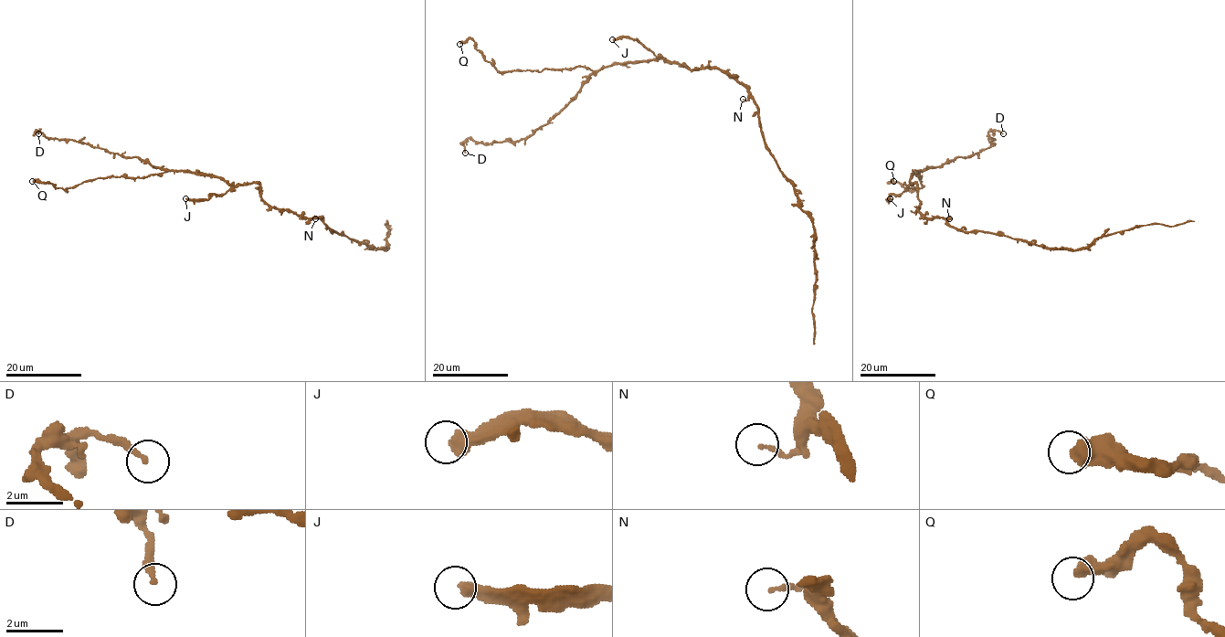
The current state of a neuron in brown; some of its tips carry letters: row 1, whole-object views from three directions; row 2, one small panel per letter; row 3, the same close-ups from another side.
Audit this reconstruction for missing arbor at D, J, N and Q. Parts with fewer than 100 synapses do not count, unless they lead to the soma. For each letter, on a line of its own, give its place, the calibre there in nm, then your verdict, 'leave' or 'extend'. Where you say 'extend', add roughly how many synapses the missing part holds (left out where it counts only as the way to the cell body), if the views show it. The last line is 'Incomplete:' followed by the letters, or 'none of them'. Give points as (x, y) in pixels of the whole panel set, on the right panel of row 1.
D: (1003, 133) | 220 nm | leave
J: (890, 198) | 480 nm | leave
N: (949, 218) | 160 nm | leave
Q: (893, 181) | 550 nm | leave
Incomplete: none of them

